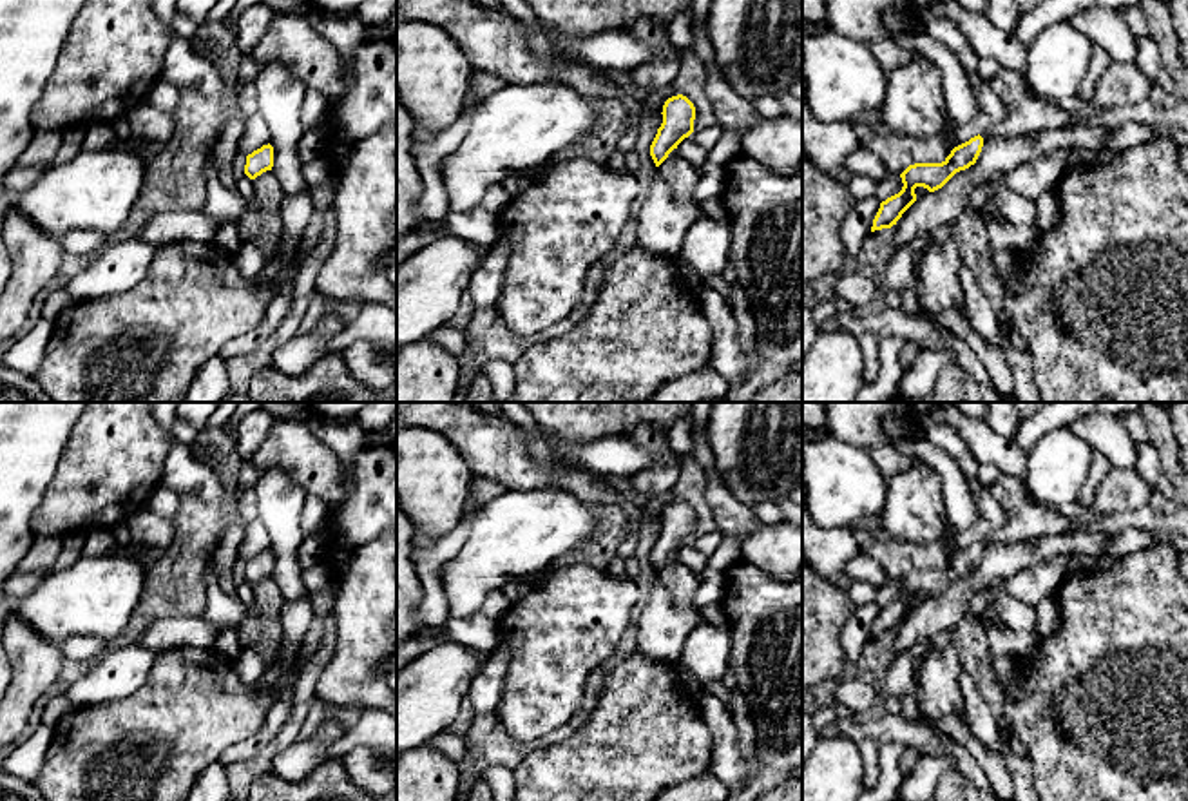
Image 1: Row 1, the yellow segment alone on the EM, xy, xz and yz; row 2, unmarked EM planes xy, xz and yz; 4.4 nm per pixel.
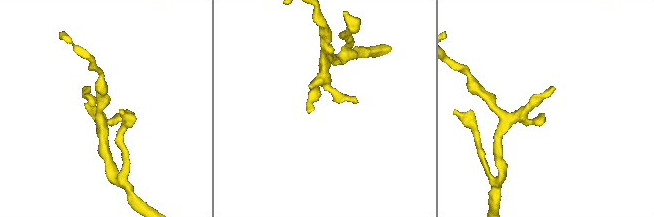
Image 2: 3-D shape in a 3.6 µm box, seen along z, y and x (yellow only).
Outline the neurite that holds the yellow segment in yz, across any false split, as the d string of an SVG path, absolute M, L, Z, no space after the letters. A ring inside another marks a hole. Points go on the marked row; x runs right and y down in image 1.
M1000 67L989 85L1007 109L1007 118L991 125L982 134L954 147L942 163L915 163L902 174L902 190L880 203L871 232L891 228L902 214L916 201L915 188L929 192L942 188L956 172L976 163L983 143L992 136L1027 136L1063 129L1074 118L1061 107L1038 98L1025 83L1025 76L1014 69Z

